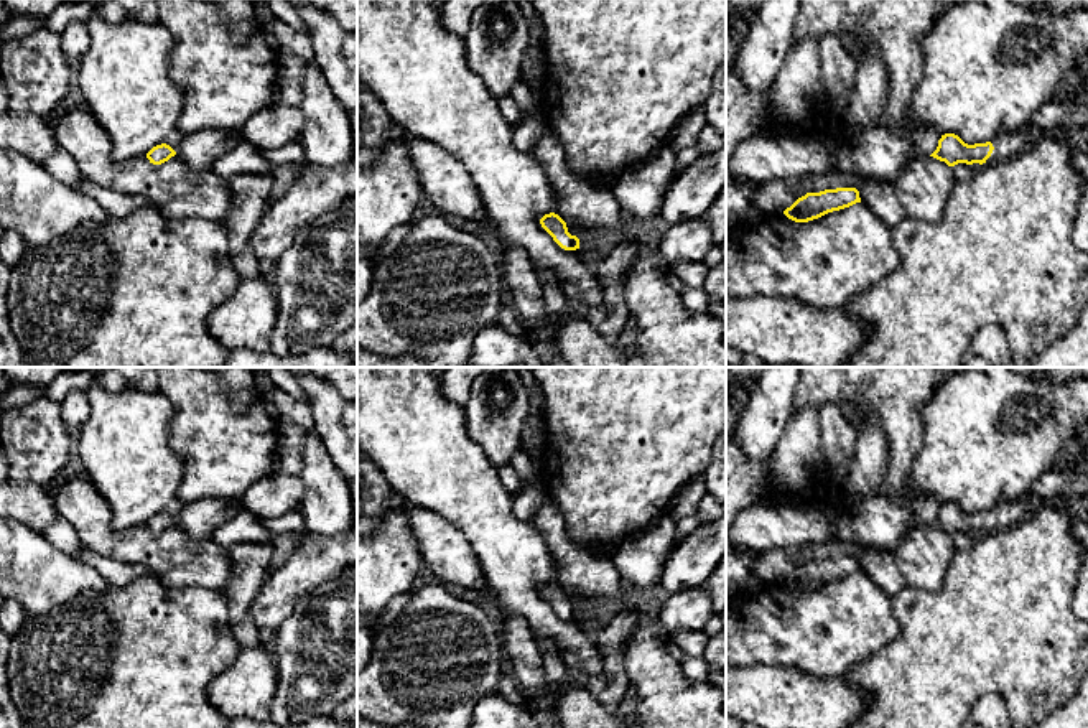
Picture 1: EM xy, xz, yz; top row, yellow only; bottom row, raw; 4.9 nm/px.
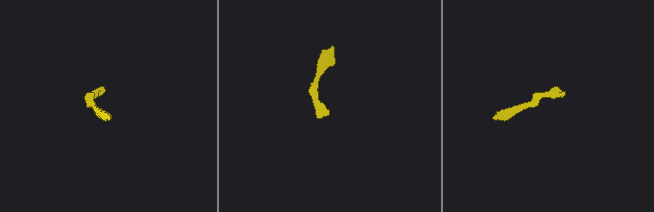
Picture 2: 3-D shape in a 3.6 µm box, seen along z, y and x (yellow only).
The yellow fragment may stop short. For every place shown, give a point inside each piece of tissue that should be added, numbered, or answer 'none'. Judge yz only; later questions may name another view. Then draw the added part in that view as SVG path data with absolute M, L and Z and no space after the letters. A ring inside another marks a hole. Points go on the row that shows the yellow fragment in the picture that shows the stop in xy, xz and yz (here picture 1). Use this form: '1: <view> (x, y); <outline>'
1: yz (1008, 144); M1027 128L1001 132L991 140L991 143L994 150L986 163L997 163L1029 148L1034 143L1034 133Z

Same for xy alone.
none

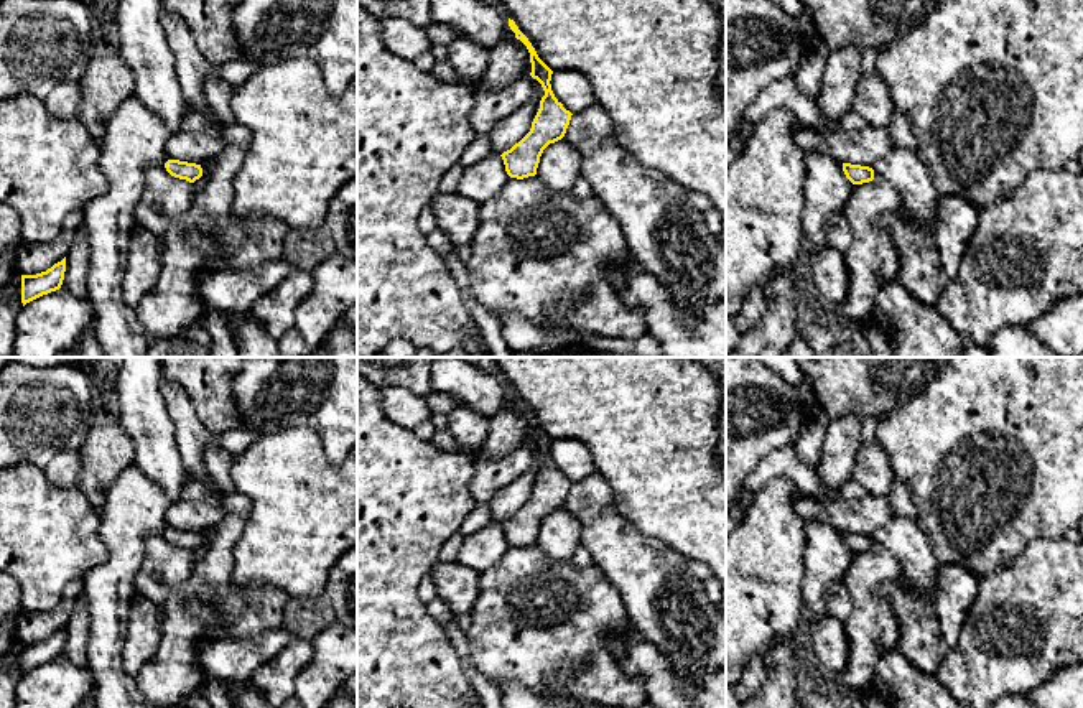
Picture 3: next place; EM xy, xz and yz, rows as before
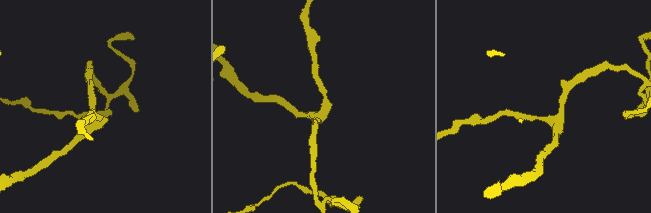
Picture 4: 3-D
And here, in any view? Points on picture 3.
none

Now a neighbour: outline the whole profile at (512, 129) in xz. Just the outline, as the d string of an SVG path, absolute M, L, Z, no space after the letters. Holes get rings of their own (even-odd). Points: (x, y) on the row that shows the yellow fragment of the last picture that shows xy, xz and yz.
M533 77L532 81L533 81L532 99L520 110L505 117L487 133L494 153L502 155L530 132L532 122L540 109L540 100L545 95L542 84Z

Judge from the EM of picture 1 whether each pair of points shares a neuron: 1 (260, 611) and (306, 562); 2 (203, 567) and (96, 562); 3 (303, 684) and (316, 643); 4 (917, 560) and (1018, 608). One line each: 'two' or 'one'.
1: one
2: two
3: one
4: two

